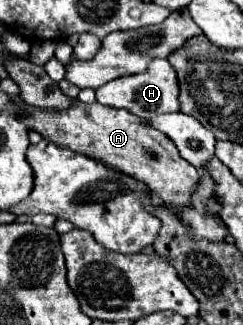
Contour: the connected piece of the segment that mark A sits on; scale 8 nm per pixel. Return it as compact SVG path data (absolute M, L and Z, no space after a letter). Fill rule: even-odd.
M78 99L66 109L36 109L26 105L24 111L26 113L22 113L22 117L18 115L18 119L22 119L28 129L38 131L44 139L52 139L52 143L60 147L100 159L122 173L134 175L144 181L164 203L190 203L190 195L196 189L200 173L186 159L182 159L174 143L170 143L170 139L166 139L166 135L158 129L150 127L146 119L98 101L82 103Z

